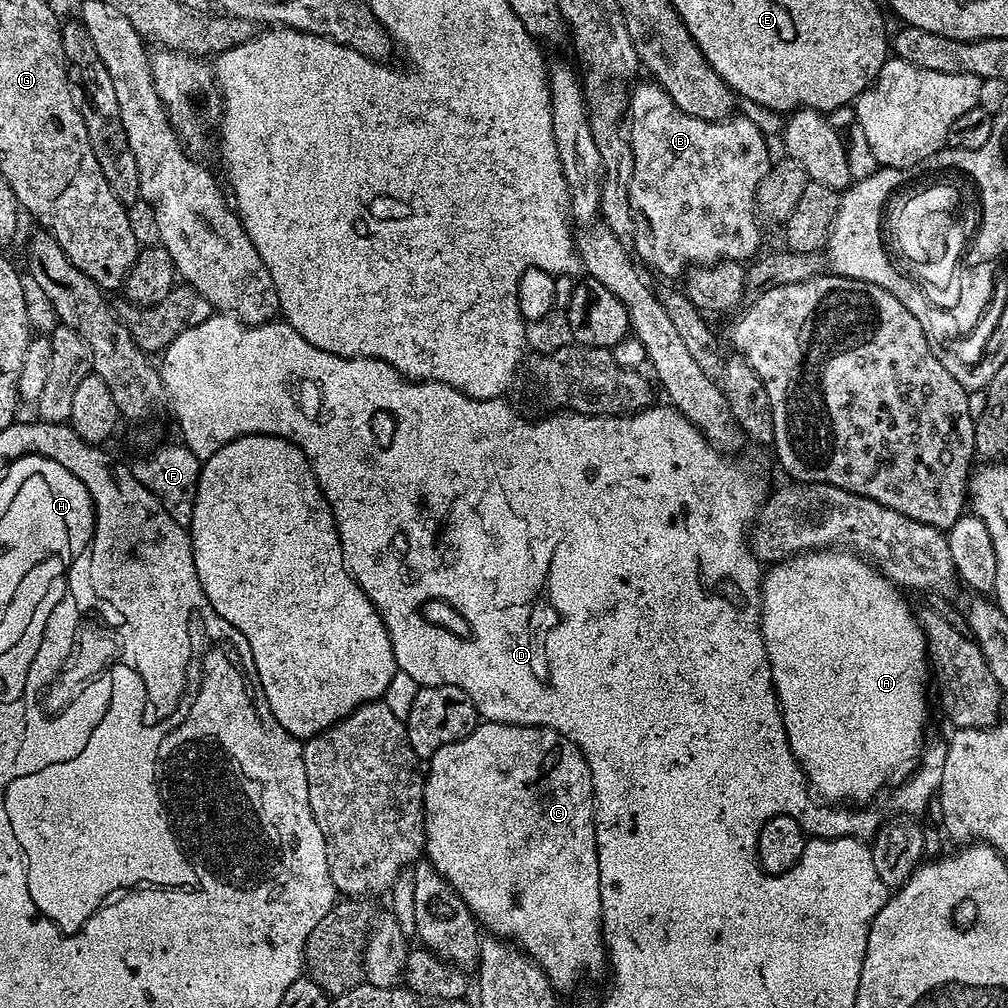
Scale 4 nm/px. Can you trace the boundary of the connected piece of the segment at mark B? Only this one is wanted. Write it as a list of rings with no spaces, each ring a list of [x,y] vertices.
[[[655,82],[638,85],[632,96],[630,131],[634,178],[630,182],[628,193],[639,219],[644,219],[652,231],[656,264],[668,276],[676,276],[681,271],[680,276],[689,265],[712,266],[723,261],[748,262],[761,251],[756,187],[770,167],[768,144],[764,141],[763,134],[750,121],[736,119],[713,122],[688,116],[676,108],[676,103]]]

